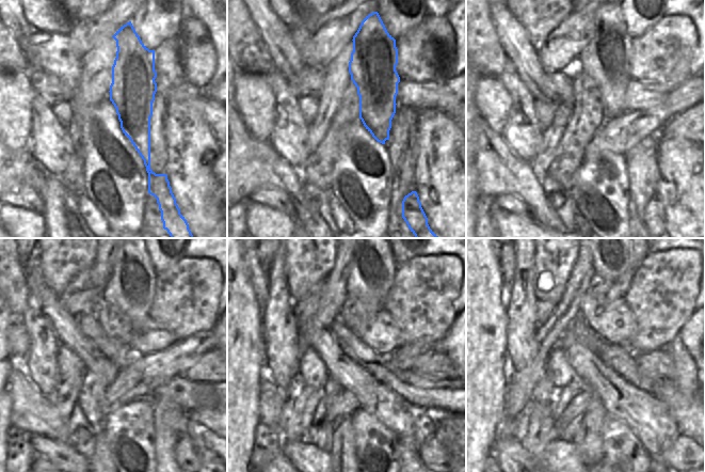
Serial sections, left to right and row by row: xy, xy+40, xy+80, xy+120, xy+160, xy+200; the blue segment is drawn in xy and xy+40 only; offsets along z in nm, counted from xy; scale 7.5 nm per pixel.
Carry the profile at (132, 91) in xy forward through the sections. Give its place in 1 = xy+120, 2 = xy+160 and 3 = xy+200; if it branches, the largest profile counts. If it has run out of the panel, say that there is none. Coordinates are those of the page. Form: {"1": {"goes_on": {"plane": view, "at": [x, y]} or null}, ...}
{"1": {"goes_on": {"plane": "xy+120", "at": [131, 286]}}, "2": {"goes_on": {"plane": "xy+160", "at": [373, 270]}}, "3": {"goes_on": {"plane": "xy+200", "at": [615, 261]}}}

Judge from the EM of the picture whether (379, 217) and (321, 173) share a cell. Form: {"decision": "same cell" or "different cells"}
{"decision": "different cells"}

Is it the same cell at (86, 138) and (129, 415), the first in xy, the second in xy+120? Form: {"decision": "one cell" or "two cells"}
{"decision": "one cell"}

